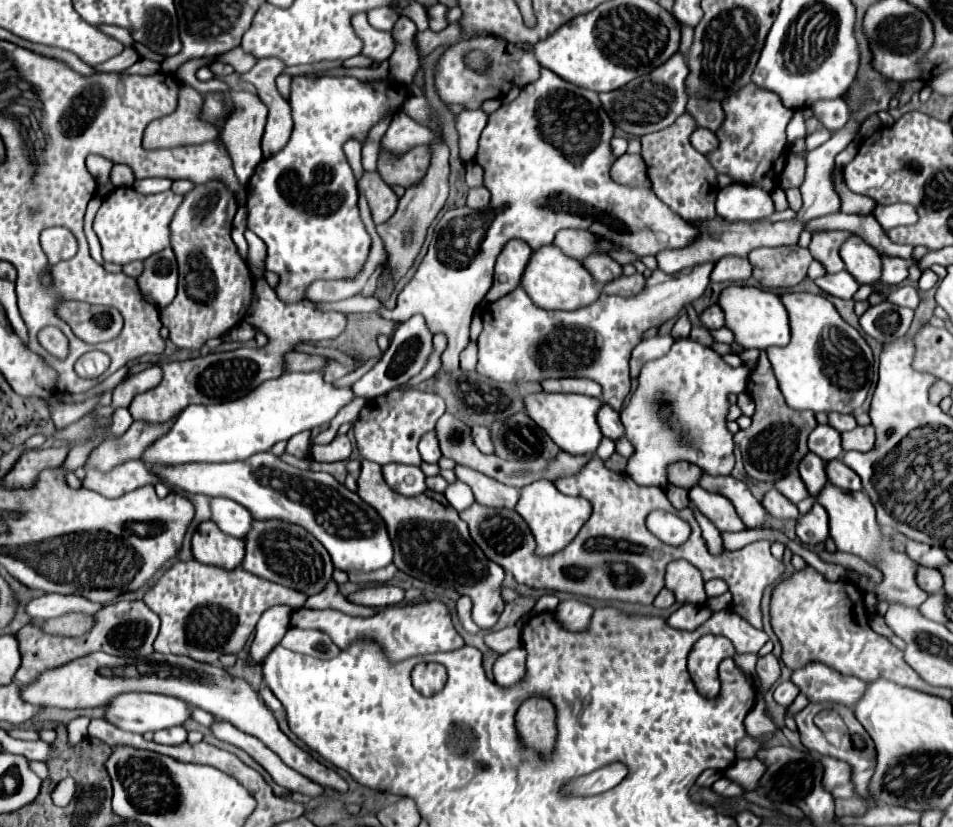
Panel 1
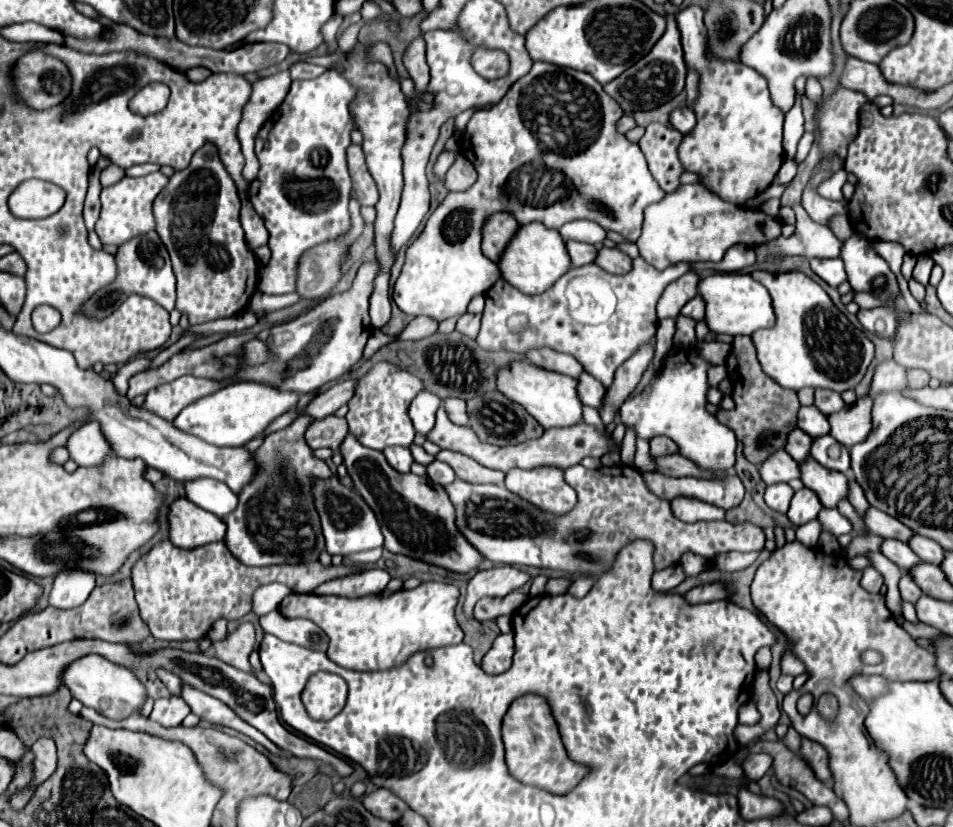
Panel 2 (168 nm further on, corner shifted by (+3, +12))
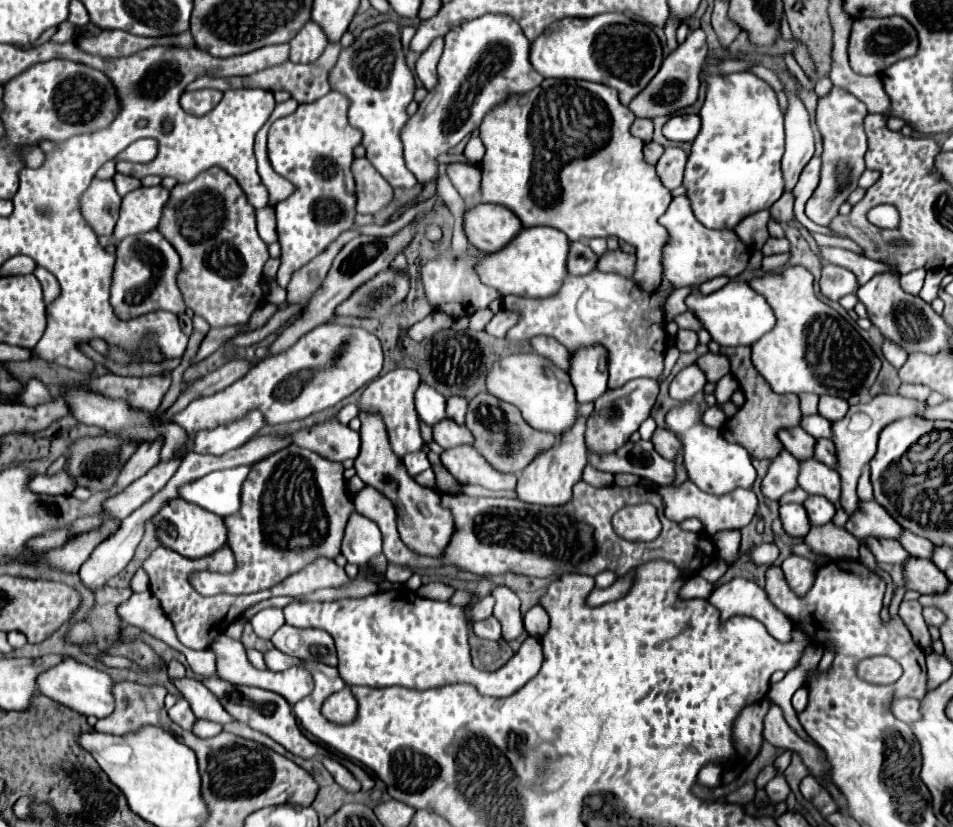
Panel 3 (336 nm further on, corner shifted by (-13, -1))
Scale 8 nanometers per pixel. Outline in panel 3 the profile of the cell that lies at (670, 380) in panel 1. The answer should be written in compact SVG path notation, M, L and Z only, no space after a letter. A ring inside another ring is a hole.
M684 404L680 408L670 410L666 416L668 428L680 438L684 444L684 468L690 476L690 480L704 492L710 494L728 494L736 488L750 488L756 480L756 470L750 462L750 456L742 446L734 446L726 442L716 428L708 428L698 418L698 406L696 404Z

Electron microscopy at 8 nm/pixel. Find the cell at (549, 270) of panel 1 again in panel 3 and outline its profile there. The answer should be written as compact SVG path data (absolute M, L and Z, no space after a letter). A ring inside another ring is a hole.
M532 226L522 228L516 238L500 254L484 254L476 262L476 274L486 286L492 286L502 296L528 296L528 298L546 298L558 292L566 276L566 258L570 242L564 232L556 228Z

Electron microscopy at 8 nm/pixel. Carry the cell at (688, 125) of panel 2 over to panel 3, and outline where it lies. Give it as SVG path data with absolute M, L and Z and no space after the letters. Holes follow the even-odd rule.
M684 114L684 116L672 116L664 128L662 134L668 140L676 142L692 142L700 132L700 118L696 114Z

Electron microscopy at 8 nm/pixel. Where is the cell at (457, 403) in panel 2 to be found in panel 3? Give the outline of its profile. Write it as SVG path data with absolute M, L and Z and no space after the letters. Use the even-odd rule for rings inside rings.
M448 398L446 400L446 416L452 418L458 424L464 424L464 414L466 414L468 400L466 398Z

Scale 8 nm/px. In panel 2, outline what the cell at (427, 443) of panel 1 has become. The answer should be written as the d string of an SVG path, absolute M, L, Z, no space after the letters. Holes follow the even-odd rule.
M430 391L418 393L416 399L412 401L410 419L412 419L418 435L428 437L428 433L434 429L434 413L436 413L438 405L440 405L440 399Z

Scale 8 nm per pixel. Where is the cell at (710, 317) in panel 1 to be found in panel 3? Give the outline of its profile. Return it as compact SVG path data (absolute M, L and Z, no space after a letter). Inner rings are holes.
M686 310L686 312L682 312L682 314L678 314L676 318L674 318L674 322L678 324L678 328L688 328L688 330L700 330L702 326L700 326L700 322L696 320L696 316L690 312L690 310Z

